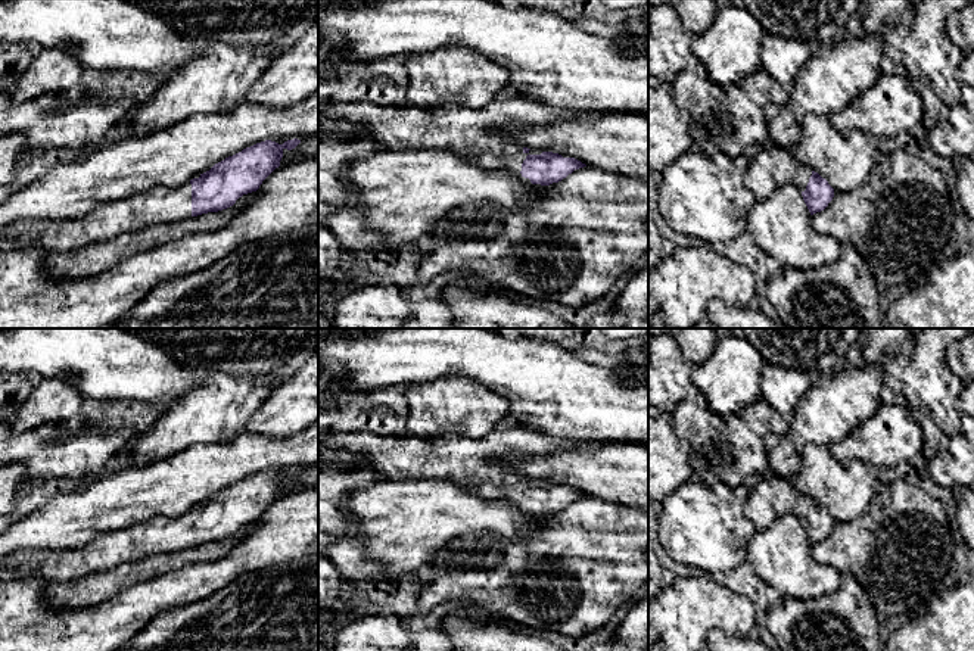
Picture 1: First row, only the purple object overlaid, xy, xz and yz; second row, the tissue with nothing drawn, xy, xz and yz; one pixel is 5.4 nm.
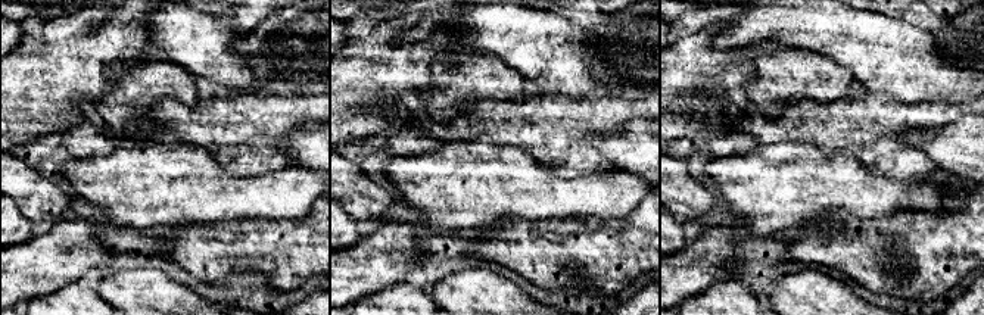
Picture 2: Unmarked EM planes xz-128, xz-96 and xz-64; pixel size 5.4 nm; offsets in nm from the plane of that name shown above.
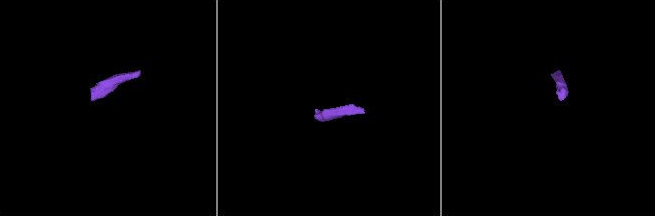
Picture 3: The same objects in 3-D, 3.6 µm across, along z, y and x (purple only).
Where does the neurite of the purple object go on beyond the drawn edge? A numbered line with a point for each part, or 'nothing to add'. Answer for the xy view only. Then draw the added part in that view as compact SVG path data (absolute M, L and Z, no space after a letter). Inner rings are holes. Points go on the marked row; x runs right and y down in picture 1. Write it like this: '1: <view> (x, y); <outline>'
1: xy (159, 205); M192 184L155 187L127 200L97 206L83 218L19 219L0 227L0 250L37 246L68 253L155 224L192 217Z

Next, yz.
1: yz (772, 167); M760 146L747 171L743 172L743 180L751 196L759 200L766 199L784 184L793 184L797 190L805 191L812 171L778 146Z

